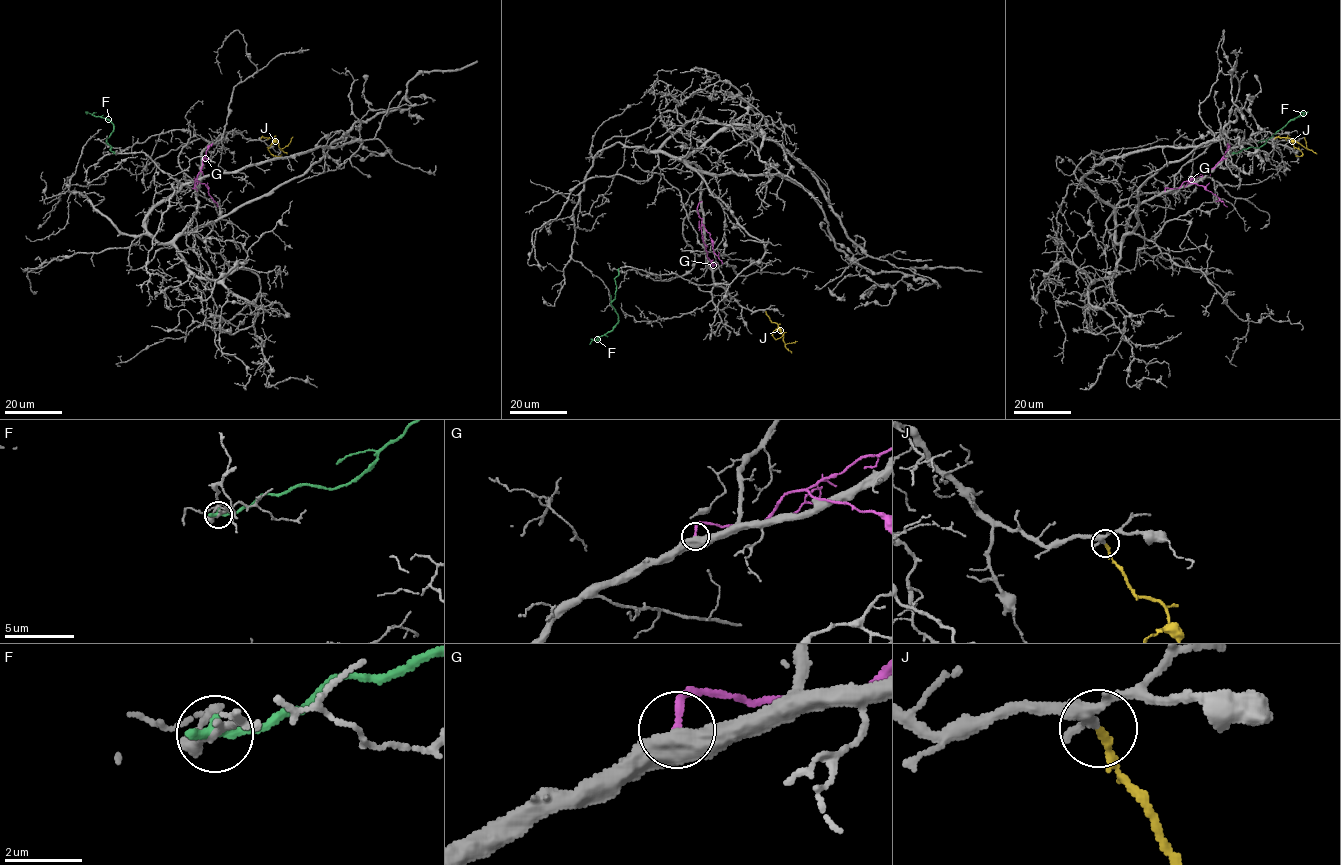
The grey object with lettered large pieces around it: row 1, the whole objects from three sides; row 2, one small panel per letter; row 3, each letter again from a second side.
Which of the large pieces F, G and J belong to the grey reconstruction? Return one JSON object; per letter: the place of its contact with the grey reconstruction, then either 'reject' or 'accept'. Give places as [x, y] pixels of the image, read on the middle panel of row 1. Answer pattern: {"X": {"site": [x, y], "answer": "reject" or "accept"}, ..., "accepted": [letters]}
{"F": {"site": [618, 270], "answer": "reject"}, "G": {"site": [701, 201], "answer": "reject"}, "J": {"site": [765, 311], "answer": "accept"}, "accepted": ["J"]}

